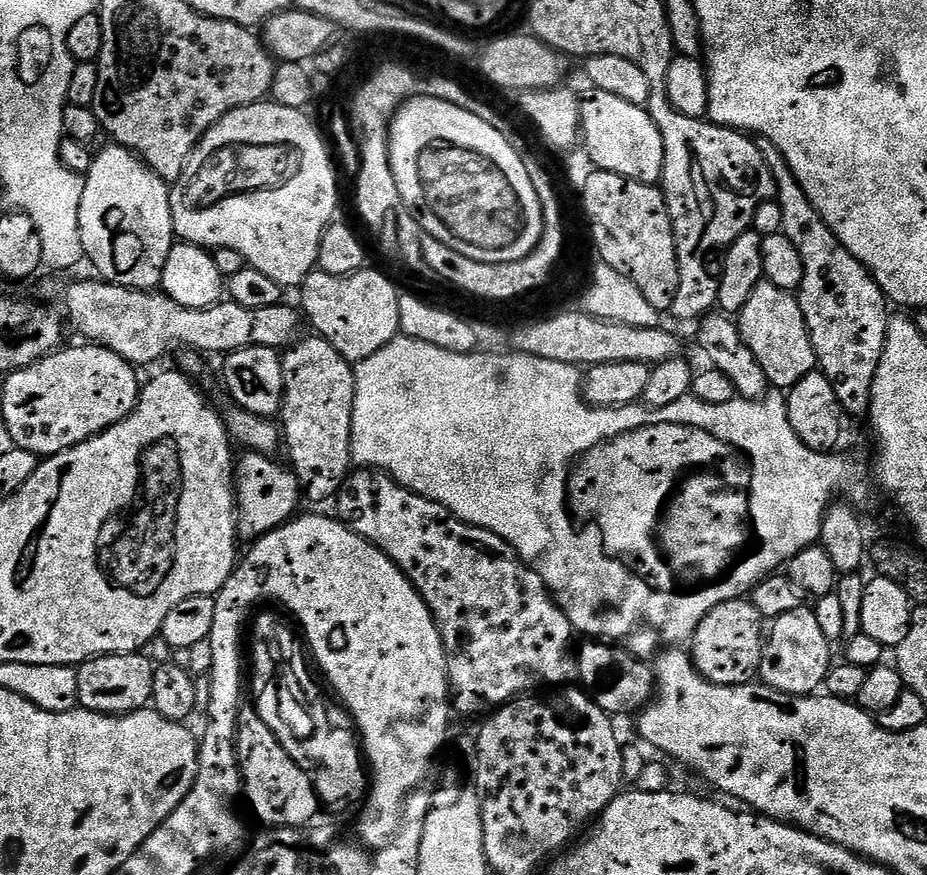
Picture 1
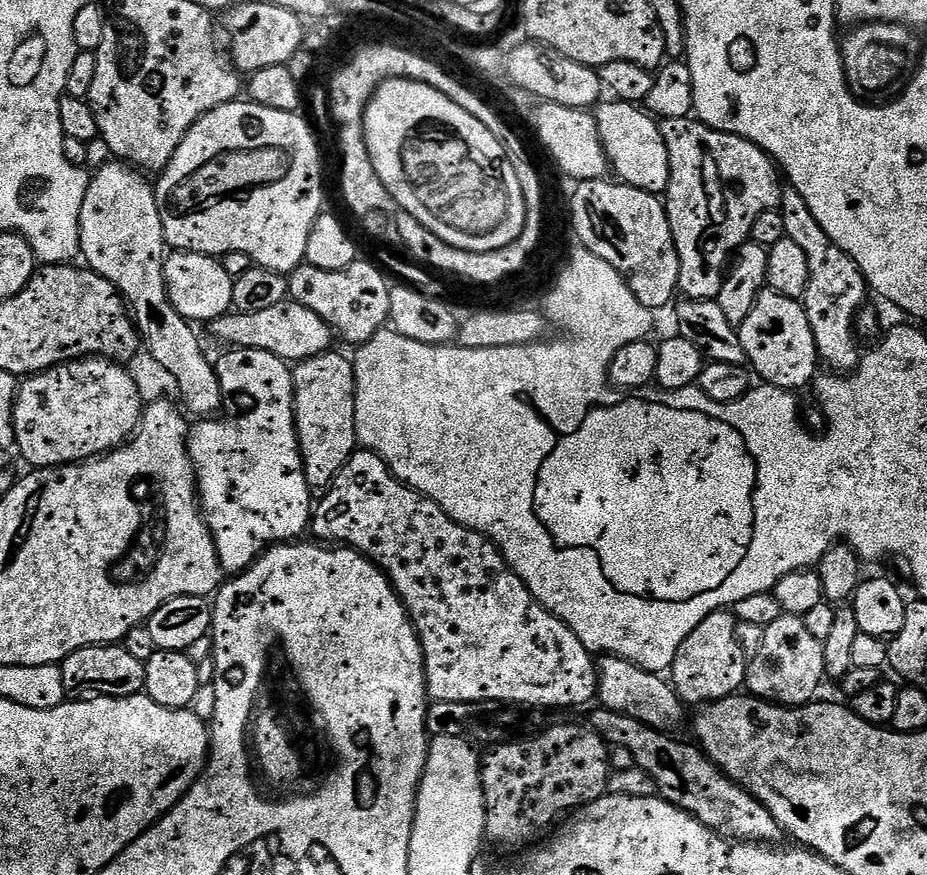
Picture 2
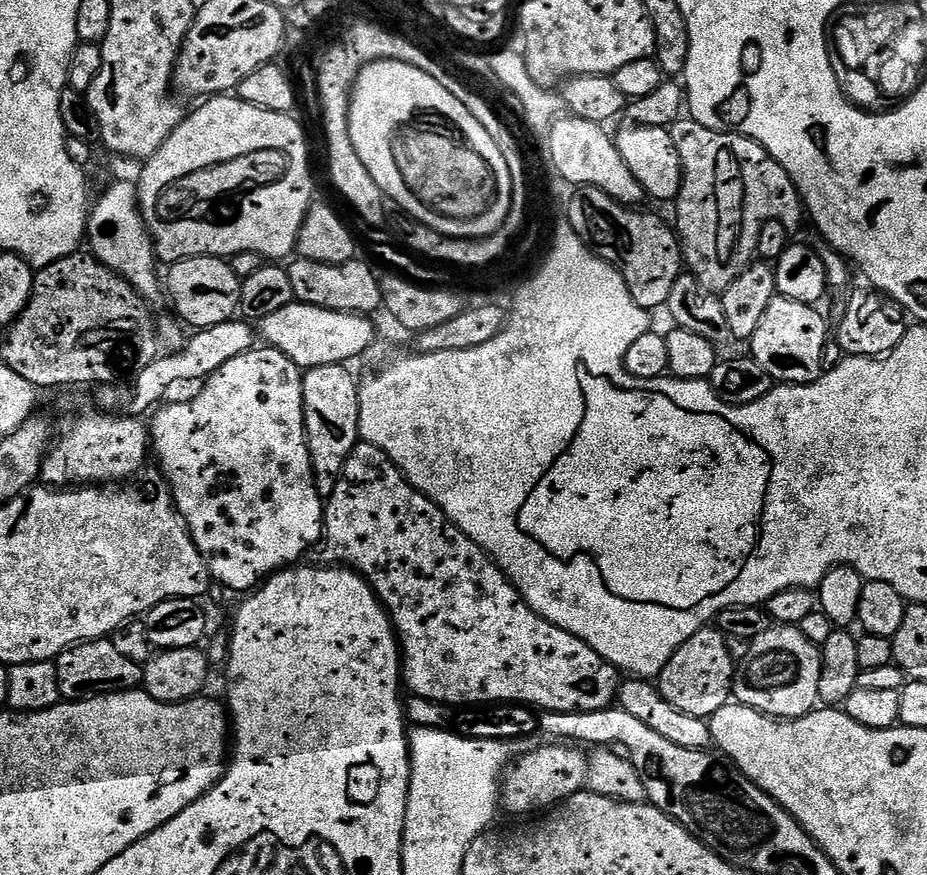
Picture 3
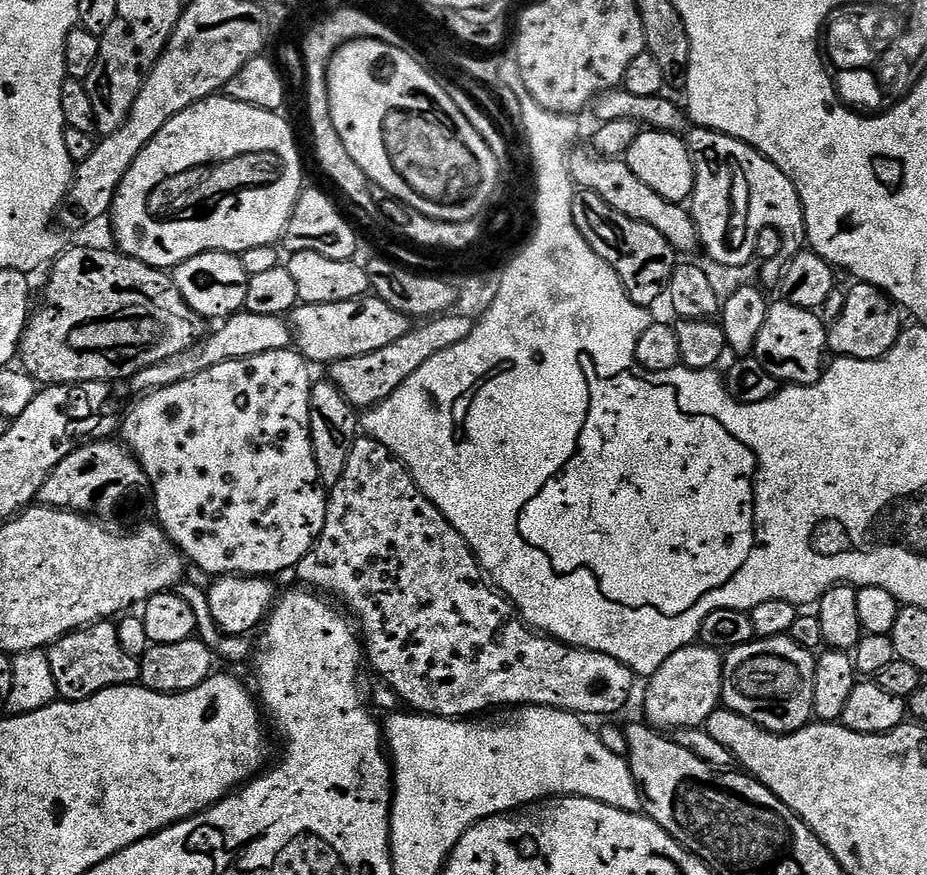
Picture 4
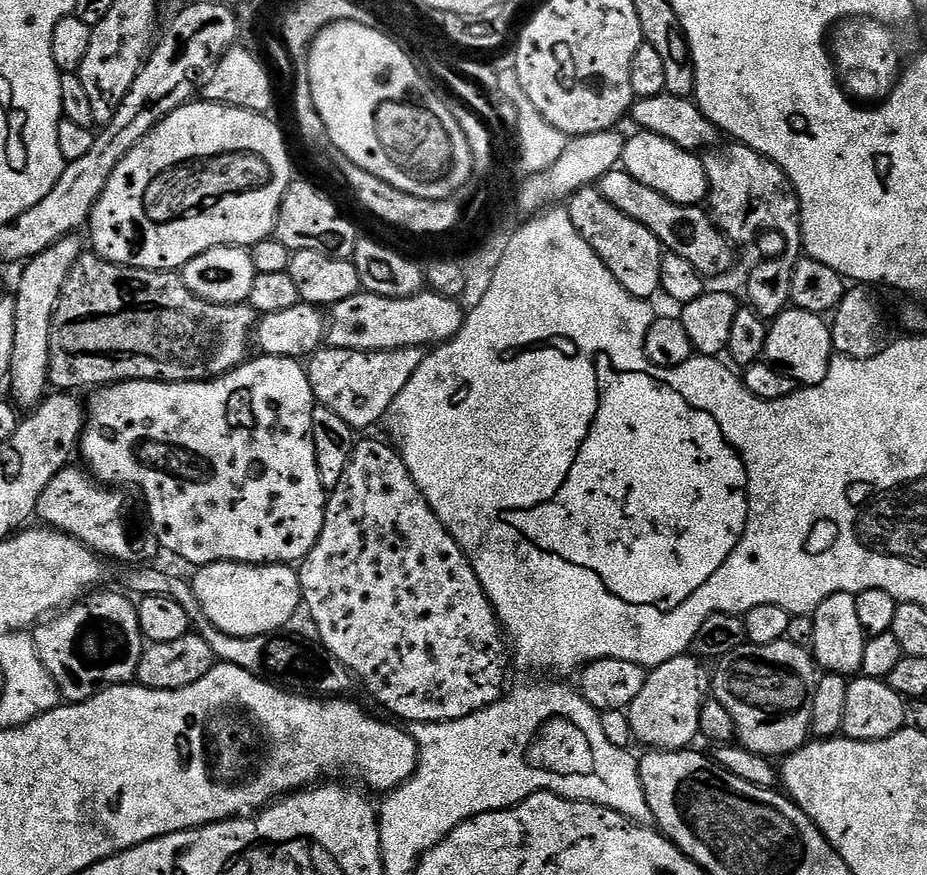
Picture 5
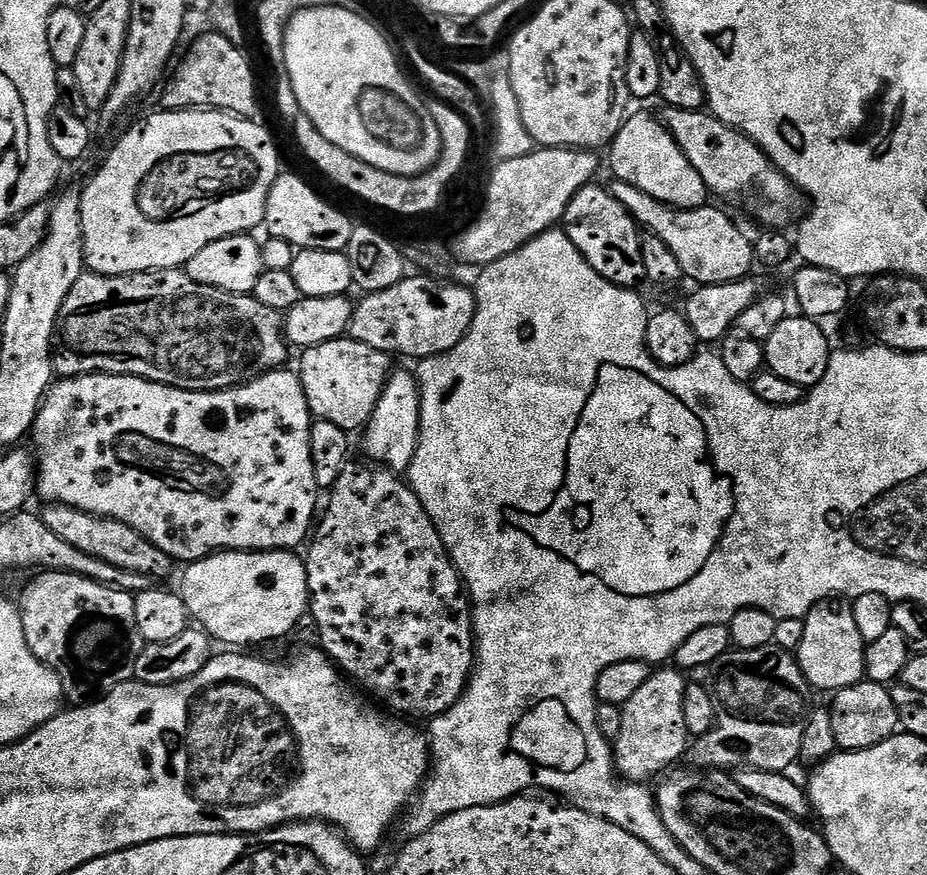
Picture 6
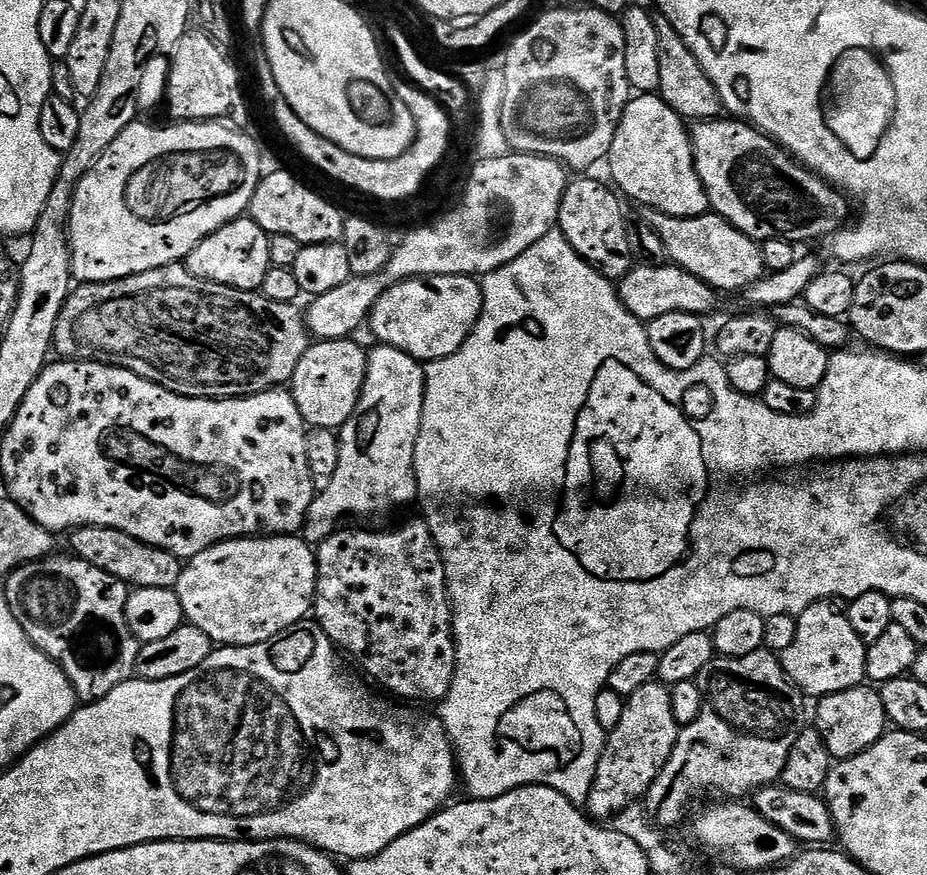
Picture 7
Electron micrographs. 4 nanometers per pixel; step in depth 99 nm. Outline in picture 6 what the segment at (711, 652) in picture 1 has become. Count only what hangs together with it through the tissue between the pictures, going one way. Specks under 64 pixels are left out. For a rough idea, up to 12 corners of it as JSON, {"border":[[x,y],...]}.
{"border":[[660,666],[622,706],[617,773],[648,782],[690,748],[689,681]]}

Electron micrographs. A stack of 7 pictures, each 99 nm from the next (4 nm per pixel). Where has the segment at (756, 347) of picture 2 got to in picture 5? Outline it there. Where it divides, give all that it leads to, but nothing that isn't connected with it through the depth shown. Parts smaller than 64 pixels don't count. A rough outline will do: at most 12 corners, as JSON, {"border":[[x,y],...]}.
{"border":[[821,313],[771,321],[764,356],[797,385],[820,384],[834,355]]}

